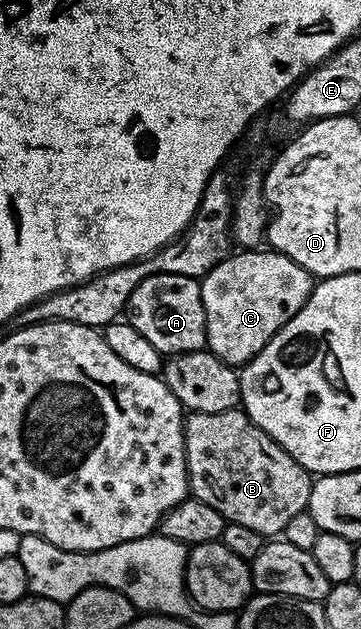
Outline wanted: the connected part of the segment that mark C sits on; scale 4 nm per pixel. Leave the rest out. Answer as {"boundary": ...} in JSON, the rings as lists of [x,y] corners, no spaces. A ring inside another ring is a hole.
{"boundary":[[[241,249],[238,252],[238,255],[230,254],[200,280],[206,346],[212,355],[230,367],[242,367],[254,359],[267,341],[271,341],[271,337],[275,337],[275,333],[279,333],[279,329],[283,329],[303,305],[307,305],[307,297],[311,297],[315,286],[315,277],[310,271],[278,251]]]}

